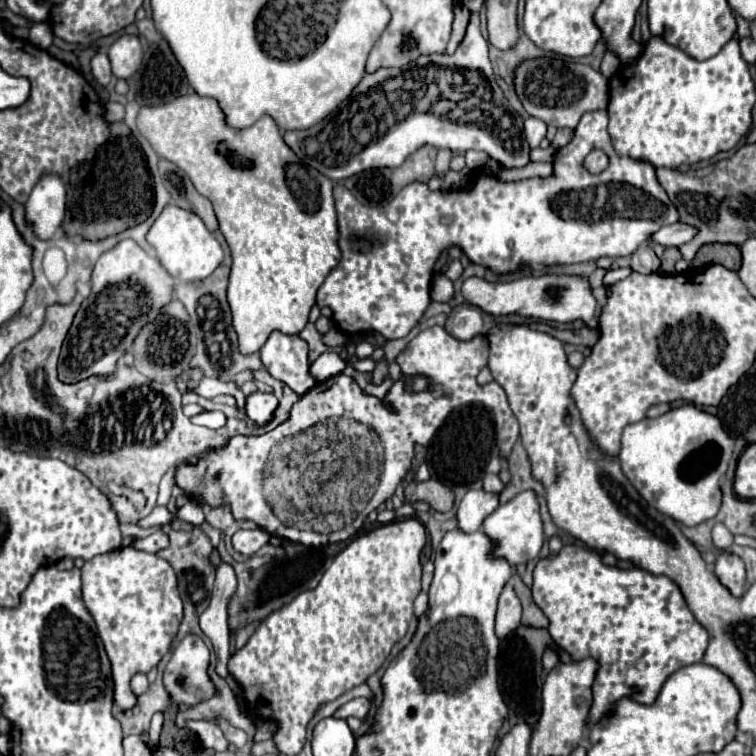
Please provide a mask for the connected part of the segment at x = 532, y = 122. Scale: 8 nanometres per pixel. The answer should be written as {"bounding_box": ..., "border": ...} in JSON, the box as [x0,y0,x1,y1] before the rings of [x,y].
{"bounding_box":[524,117,546,147],"border":[[[528,117],[524,121],[524,133],[526,133],[530,147],[538,147],[540,141],[544,139],[544,135],[546,135],[546,123],[536,119],[536,117]]]}

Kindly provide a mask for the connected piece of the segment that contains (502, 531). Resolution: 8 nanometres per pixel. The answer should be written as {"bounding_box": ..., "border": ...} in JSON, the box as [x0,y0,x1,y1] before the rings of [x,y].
{"bounding_box":[482,491,544,565],"border":[[[524,491],[516,495],[506,505],[500,505],[494,513],[490,513],[484,523],[482,531],[492,541],[492,555],[496,559],[506,559],[510,565],[520,565],[530,559],[534,559],[544,543],[544,531],[542,531],[542,519],[538,513],[538,501],[534,491]]]}

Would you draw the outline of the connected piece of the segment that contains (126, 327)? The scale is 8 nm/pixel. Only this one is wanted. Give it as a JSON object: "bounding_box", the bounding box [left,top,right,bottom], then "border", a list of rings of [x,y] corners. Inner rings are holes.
{"bounding_box":[58,239,174,385],"border":[[[124,239],[114,249],[106,251],[94,265],[92,291],[82,301],[72,329],[64,339],[58,361],[60,381],[72,385],[92,375],[112,377],[118,361],[132,351],[140,329],[154,321],[172,299],[174,279],[160,261],[146,253],[136,241]]]}

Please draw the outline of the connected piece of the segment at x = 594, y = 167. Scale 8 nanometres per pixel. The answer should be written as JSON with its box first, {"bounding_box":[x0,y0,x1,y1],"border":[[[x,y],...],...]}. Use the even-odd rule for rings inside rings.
{"bounding_box":[586,149,608,173],"border":[[[596,149],[596,151],[592,151],[592,153],[586,157],[586,169],[588,169],[590,173],[602,173],[606,167],[608,167],[608,155],[606,155],[604,151]]]}

